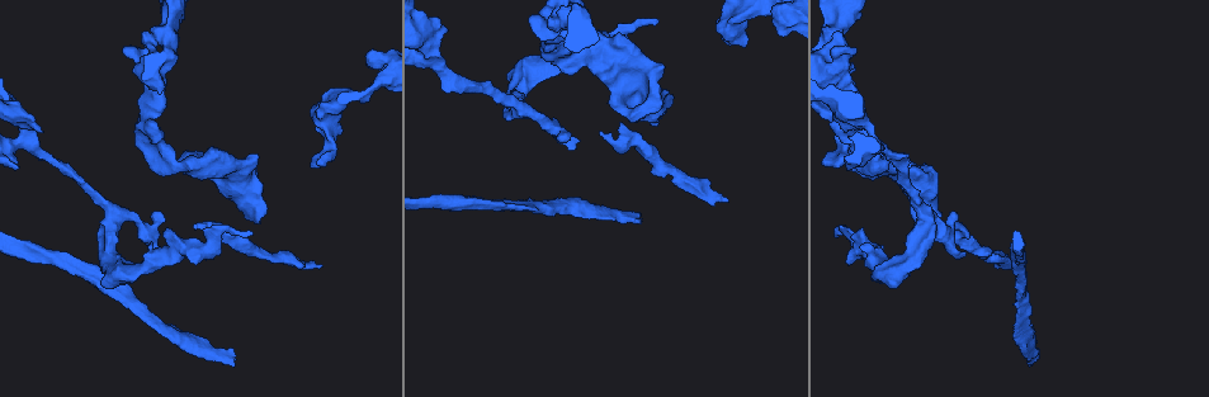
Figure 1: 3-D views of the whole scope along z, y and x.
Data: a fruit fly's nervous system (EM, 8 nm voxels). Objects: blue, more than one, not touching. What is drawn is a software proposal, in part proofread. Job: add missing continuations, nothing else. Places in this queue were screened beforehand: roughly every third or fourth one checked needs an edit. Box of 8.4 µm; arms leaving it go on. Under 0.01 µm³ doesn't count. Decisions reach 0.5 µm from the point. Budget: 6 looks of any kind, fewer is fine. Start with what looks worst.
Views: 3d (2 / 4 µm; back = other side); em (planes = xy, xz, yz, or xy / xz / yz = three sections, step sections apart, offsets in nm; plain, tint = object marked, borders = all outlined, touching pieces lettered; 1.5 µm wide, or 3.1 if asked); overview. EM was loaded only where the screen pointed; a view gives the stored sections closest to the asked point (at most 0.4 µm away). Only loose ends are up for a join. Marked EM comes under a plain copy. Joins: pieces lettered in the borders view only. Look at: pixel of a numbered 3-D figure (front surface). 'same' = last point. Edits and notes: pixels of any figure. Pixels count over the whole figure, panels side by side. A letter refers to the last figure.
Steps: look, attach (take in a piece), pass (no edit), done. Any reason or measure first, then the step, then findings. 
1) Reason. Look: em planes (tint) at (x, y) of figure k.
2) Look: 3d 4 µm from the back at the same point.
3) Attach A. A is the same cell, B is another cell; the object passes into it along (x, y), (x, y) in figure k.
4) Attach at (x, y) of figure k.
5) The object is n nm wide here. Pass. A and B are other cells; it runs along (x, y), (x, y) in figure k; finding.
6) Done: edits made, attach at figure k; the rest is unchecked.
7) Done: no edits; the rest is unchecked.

Branch stops here. Look: 3d 4 µm at (725, 201) of figure 1.

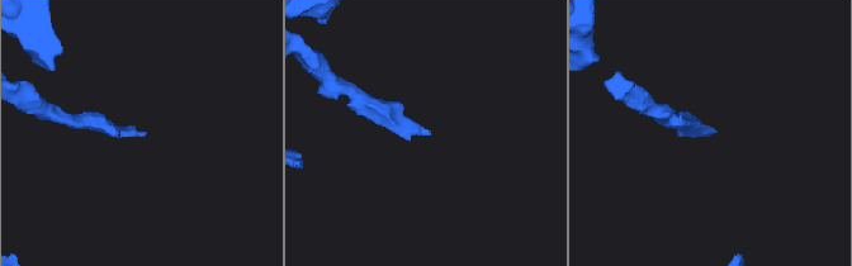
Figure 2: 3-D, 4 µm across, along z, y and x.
Need the tissue. Look: em planes (borders) at (426, 132) of figure 2.

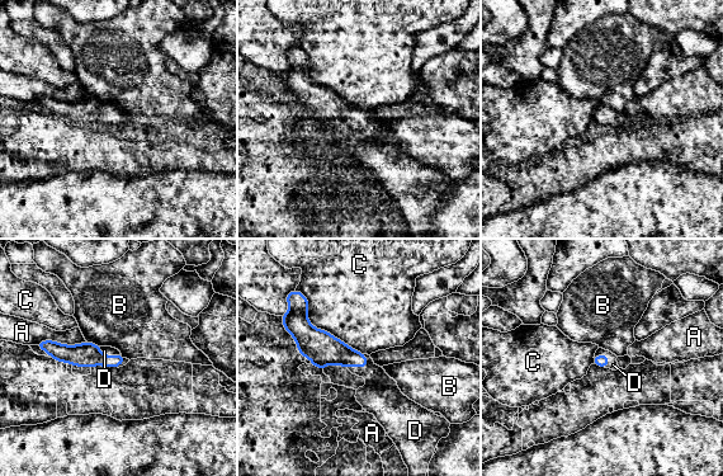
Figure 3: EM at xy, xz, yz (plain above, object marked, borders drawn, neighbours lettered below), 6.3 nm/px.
Attach D. D is the same cell, A, B and C are other cells; the object passes into it along (322, 349), (358, 366), (381, 396) in figure 3; it goes on there.

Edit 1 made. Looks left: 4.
An open end. Look: em xy step 4 (borders) at (783, 36) of figure 1.

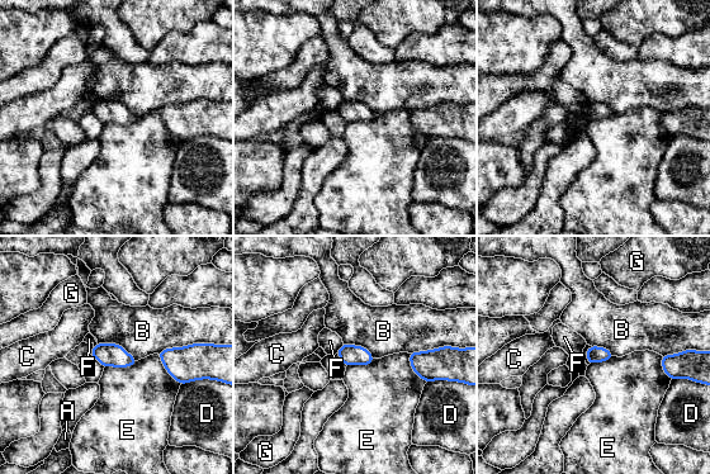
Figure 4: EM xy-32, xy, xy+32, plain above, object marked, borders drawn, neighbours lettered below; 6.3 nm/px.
Pass. A, B, C, D, E, F and G are other cells; a border runs along (138, 360), (126, 366), (104, 368) in figure 4; none of them fits.

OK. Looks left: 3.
Branch stops here. Look: 3d 2 µm at (41, 131) of figure 1.

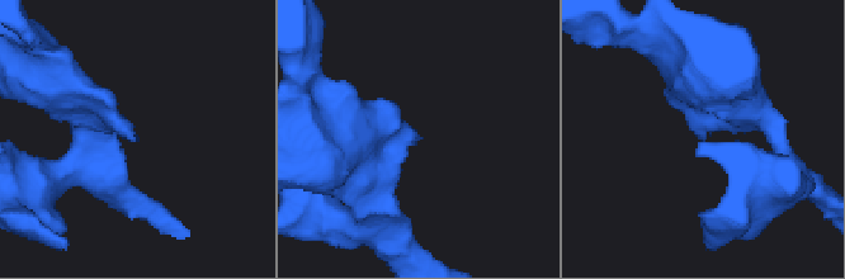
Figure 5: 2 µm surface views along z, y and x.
Shape alone is not enough. Look: em planes (borders) at (704, 139) of figure 5.

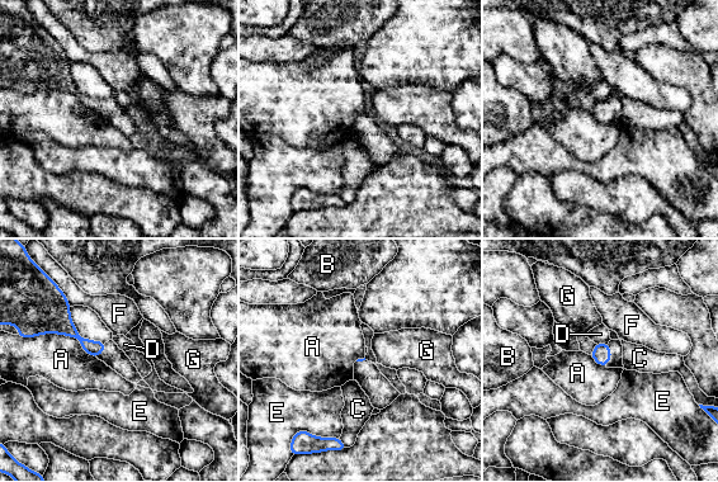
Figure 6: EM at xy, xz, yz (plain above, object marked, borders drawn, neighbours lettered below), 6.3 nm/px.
Pass. A, B, C, D, E, F and G are other cells; it runs along (51, 330), (69, 329), (100, 346) in figure 6; none of them fits.

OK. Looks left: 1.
Done: edits made, attach at figure 3; the rest is unchecked.

